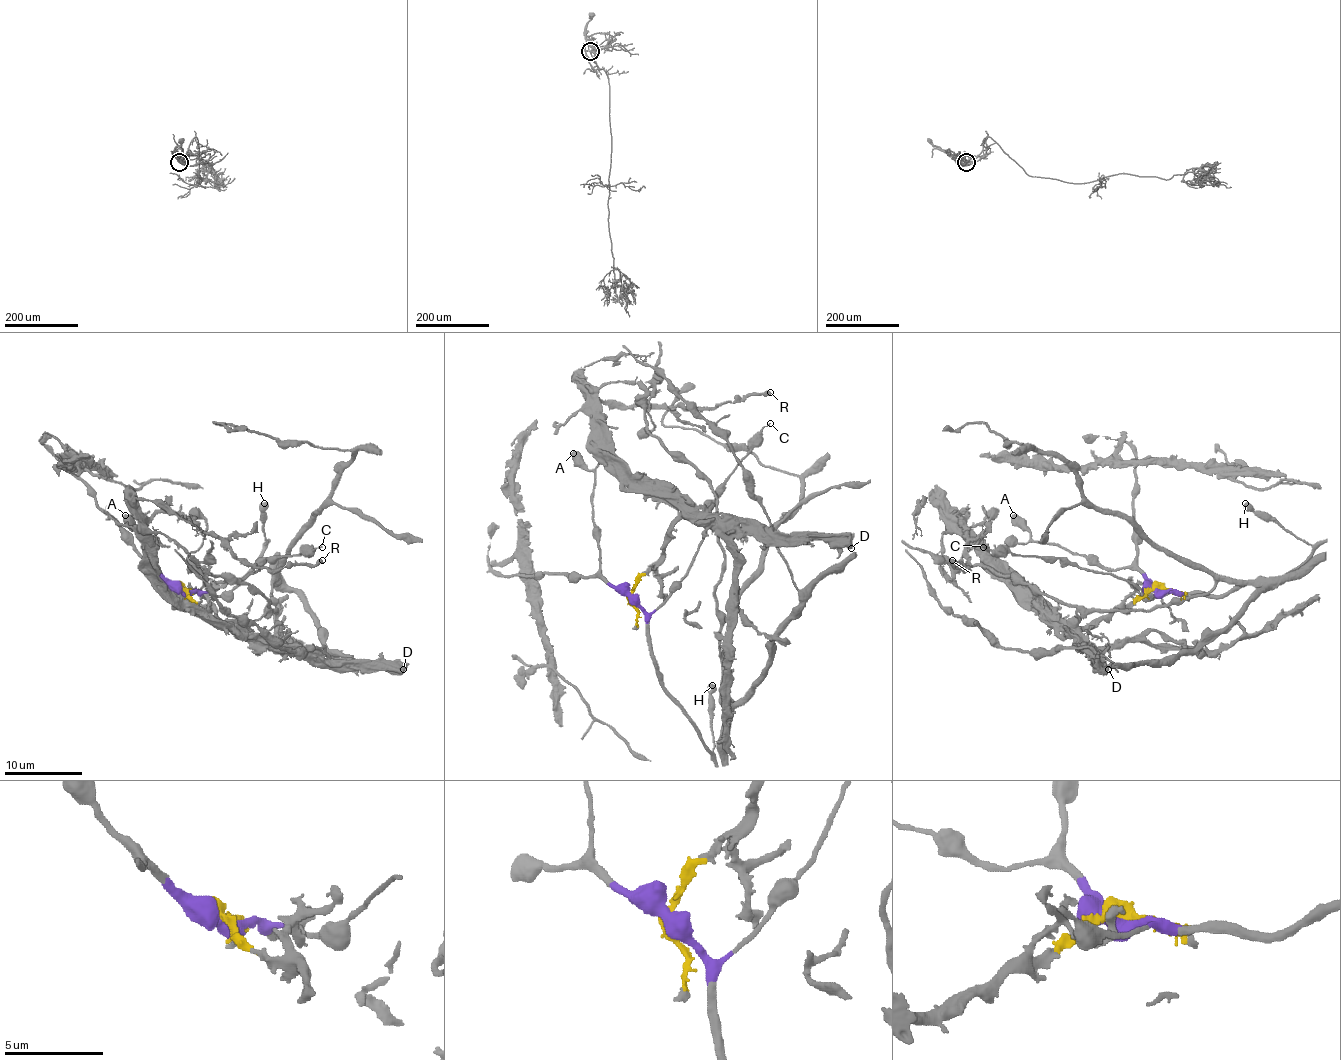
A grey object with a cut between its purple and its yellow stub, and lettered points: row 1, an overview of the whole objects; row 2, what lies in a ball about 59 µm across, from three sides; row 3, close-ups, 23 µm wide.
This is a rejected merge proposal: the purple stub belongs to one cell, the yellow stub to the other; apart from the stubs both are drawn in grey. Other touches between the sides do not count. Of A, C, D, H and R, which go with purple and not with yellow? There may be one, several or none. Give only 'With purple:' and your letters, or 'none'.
With purple: A, C, H

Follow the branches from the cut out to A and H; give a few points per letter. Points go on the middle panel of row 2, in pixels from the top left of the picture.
A: (631, 597), (623, 595), (600, 572), (600, 545), (594, 521), (594, 477), (573, 454)
H: (631, 597), (644, 615), (652, 663), (664, 690), (712, 752), (712, 684)

